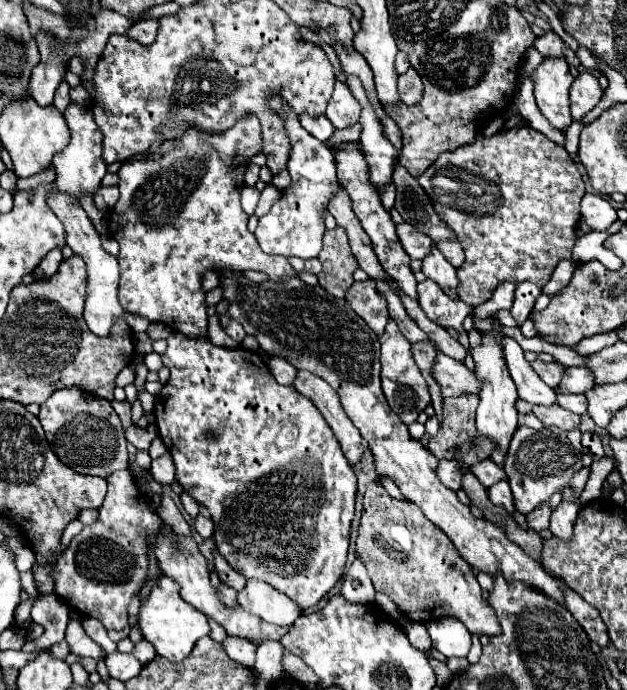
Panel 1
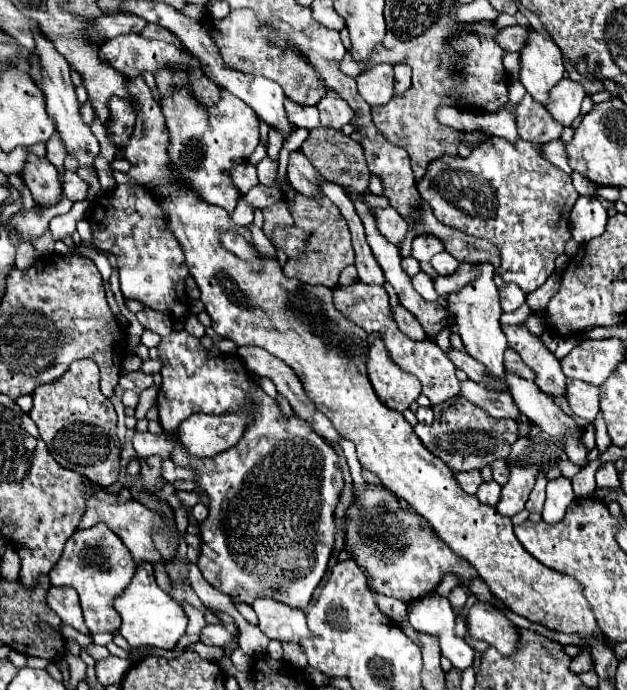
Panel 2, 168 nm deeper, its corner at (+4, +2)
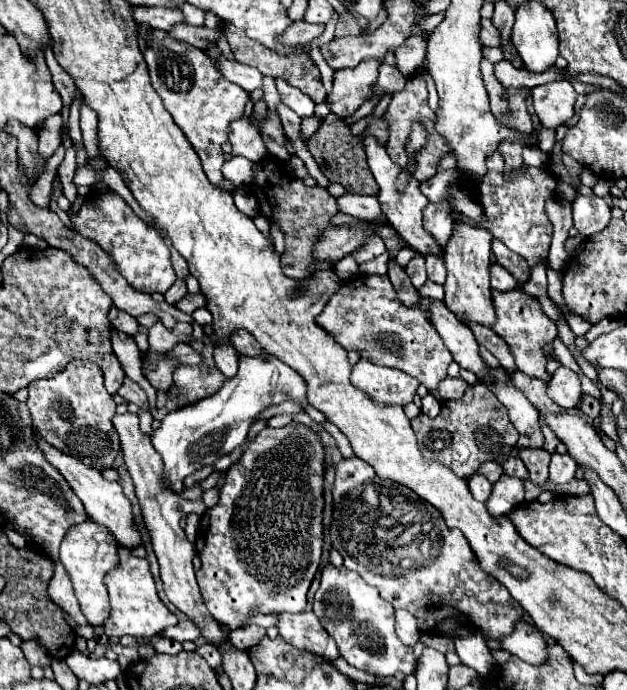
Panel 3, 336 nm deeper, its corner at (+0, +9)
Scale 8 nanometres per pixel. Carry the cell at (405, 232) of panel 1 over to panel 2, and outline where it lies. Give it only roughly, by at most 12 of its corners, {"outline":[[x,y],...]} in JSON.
{"outline":[[392,207],[370,209],[378,231],[394,245],[406,235],[406,223]]}

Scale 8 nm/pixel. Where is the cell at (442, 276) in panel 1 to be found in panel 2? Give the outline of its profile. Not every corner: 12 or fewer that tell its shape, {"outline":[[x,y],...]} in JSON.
{"outline":[[418,235],[412,257],[430,261],[444,245],[436,235]]}

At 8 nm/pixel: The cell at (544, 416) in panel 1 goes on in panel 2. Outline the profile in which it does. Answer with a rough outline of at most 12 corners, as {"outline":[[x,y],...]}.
{"outline":[[466,379],[460,393],[490,417],[520,413],[508,393]]}

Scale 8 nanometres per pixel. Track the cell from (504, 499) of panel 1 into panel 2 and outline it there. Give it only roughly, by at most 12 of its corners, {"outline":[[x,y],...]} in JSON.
{"outline":[[496,481],[482,483],[476,497],[480,503],[496,505],[500,485]]}

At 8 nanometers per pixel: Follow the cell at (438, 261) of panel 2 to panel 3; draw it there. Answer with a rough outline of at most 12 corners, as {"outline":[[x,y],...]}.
{"outline":[[442,254],[426,256],[428,280],[444,284]]}

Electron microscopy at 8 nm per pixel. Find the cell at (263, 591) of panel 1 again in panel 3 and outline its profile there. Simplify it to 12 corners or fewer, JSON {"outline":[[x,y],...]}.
{"outline":[[314,612],[276,614],[280,636],[328,660],[340,656]]}

